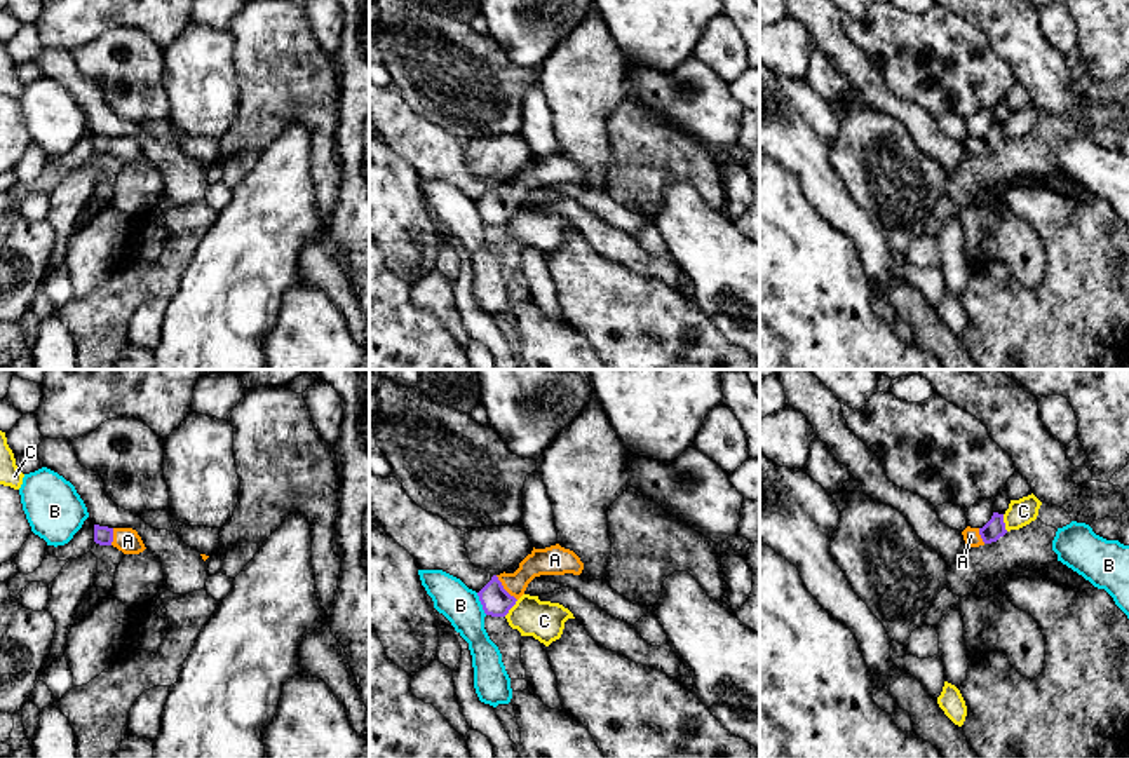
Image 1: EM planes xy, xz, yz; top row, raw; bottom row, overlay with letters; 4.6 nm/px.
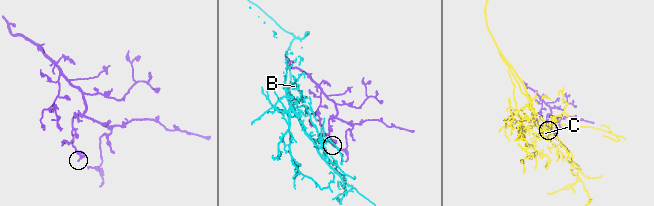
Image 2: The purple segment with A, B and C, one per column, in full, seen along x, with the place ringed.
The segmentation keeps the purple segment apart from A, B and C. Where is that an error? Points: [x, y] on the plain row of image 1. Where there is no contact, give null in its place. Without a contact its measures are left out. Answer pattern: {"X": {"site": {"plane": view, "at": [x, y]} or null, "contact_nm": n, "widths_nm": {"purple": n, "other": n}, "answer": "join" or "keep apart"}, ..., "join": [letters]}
{"A": {"site": {"plane": "xz", "at": [502, 197]}, "contact_nm": 160, "widths_nm": {"purple": 140, "other": 130}, "answer": "join"}, "B": {"site": {"plane": "xz", "at": [481, 213]}, "contact_nm": 120, "widths_nm": {"purple": 140, "other": 180}, "answer": "keep apart"}, "C": {"site": {"plane": "xz", "at": [511, 216]}, "contact_nm": 100, "widths_nm": {"purple": 140, "other": 180}, "answer": "keep apart"}, "join": ["A"]}

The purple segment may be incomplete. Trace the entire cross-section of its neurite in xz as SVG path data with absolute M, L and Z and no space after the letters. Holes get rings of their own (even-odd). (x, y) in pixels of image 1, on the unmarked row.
M559 153L535 159L519 173L514 183L493 185L477 202L486 225L505 227L516 211L524 204L528 193L540 185L580 185L584 173L580 167Z

